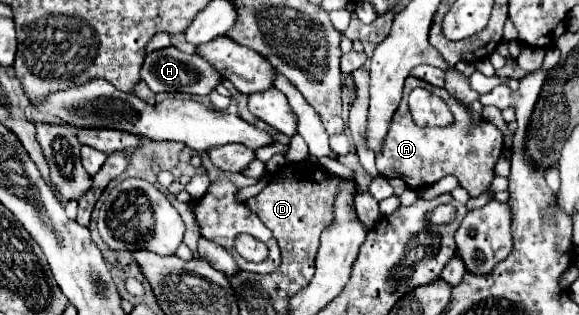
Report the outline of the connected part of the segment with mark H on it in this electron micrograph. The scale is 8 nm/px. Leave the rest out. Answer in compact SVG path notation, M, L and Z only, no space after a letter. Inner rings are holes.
M175 46L149 52L141 66L141 80L147 82L147 86L153 92L187 92L187 94L205 96L215 90L215 86L219 84L219 78L221 74L211 64L201 60L197 54L185 54Z

